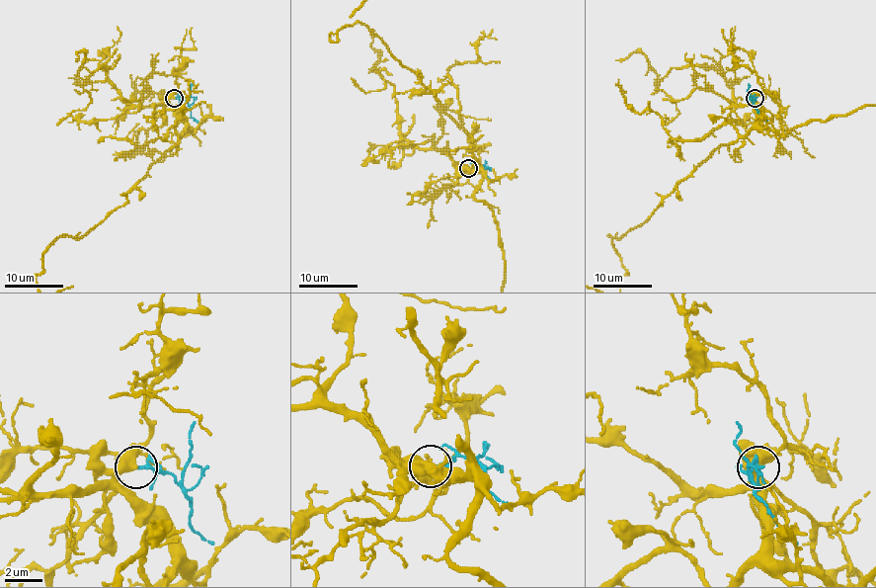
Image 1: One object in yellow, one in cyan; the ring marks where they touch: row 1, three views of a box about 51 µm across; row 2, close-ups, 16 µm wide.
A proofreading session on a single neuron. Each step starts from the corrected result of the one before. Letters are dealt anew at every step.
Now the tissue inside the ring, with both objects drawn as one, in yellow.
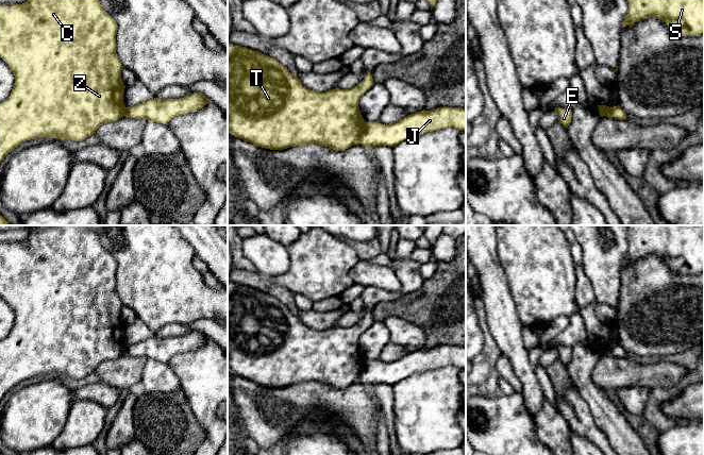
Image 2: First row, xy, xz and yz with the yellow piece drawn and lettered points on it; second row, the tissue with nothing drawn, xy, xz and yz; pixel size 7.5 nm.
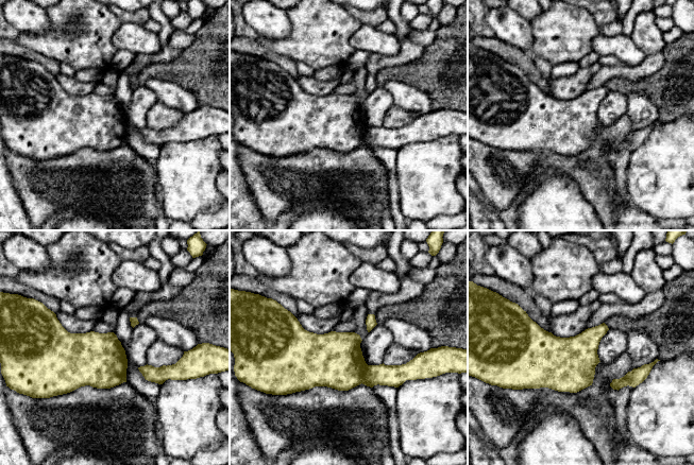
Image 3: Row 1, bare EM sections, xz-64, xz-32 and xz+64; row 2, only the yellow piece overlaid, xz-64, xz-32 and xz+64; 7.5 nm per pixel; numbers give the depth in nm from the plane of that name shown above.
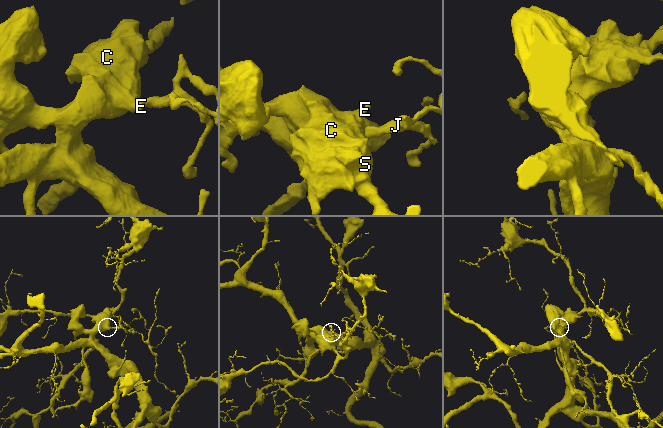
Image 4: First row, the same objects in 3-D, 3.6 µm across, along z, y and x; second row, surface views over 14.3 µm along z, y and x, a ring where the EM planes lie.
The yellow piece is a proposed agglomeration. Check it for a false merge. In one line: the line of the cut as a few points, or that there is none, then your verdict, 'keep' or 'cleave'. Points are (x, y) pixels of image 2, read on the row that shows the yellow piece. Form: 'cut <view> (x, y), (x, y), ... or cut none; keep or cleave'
cut xz (366, 122), (357, 141); cleave

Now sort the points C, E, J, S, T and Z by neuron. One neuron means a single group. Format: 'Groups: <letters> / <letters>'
Groups: C E S T Z / J

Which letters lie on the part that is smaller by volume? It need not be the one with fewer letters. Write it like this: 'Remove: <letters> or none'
Remove: J

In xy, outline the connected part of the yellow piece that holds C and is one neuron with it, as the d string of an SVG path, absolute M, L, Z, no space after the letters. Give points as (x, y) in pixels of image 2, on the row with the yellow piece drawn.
M27 0L22 4L0 5L0 57L7 64L15 75L14 87L10 96L0 103L0 164L4 157L19 145L37 138L52 137L82 141L95 134L103 123L117 121L124 116L124 84L121 79L122 64L116 53L115 19L105 12L100 0Z

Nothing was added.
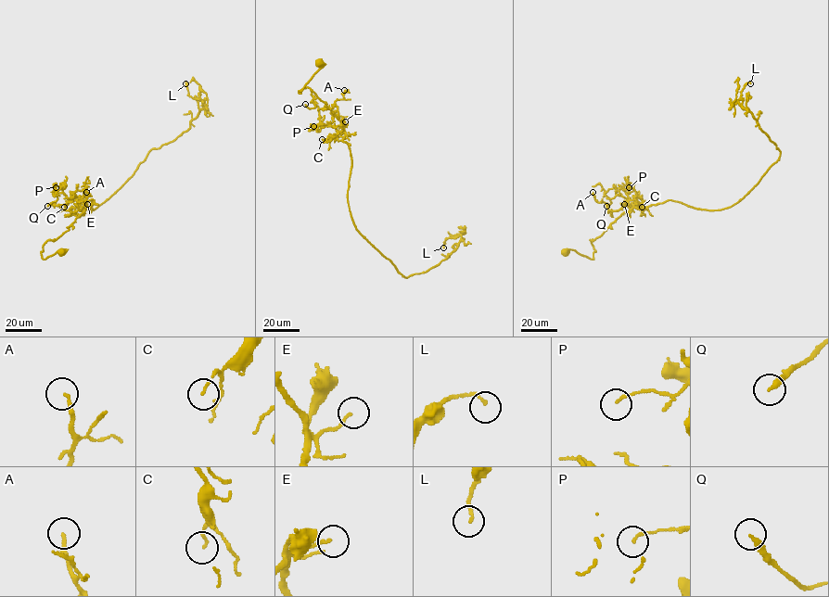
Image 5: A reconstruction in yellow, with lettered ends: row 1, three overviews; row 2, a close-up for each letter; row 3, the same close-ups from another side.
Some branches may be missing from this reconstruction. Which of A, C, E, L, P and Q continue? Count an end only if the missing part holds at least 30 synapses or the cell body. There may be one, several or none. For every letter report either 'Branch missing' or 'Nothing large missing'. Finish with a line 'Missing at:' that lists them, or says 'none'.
A: Nothing large missing
C: Nothing large missing
E: Nothing large missing
L: Nothing large missing
P: Nothing large missing
Q: Nothing large missing
Missing at: none

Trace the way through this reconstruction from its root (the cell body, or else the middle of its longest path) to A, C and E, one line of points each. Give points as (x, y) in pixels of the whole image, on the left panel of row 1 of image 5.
A: (62, 252), (44, 259), (41, 254), (48, 240), (68, 231), (84, 211), (76, 203), (86, 202), (86, 192)
C: (62, 252), (44, 259), (41, 254), (43, 245), (68, 231), (86, 206), (83, 196), (71, 196), (64, 207)
E: (62, 252), (59, 249), (44, 259), (41, 254), (43, 245), (68, 231), (87, 204)

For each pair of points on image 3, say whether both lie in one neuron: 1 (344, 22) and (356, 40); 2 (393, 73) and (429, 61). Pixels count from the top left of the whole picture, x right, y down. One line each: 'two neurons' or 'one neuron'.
1: two neurons
2: one neuron

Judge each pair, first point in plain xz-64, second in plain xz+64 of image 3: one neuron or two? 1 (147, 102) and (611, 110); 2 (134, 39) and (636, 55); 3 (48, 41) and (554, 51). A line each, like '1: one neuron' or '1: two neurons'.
1: one neuron
2: one neuron
3: one neuron

